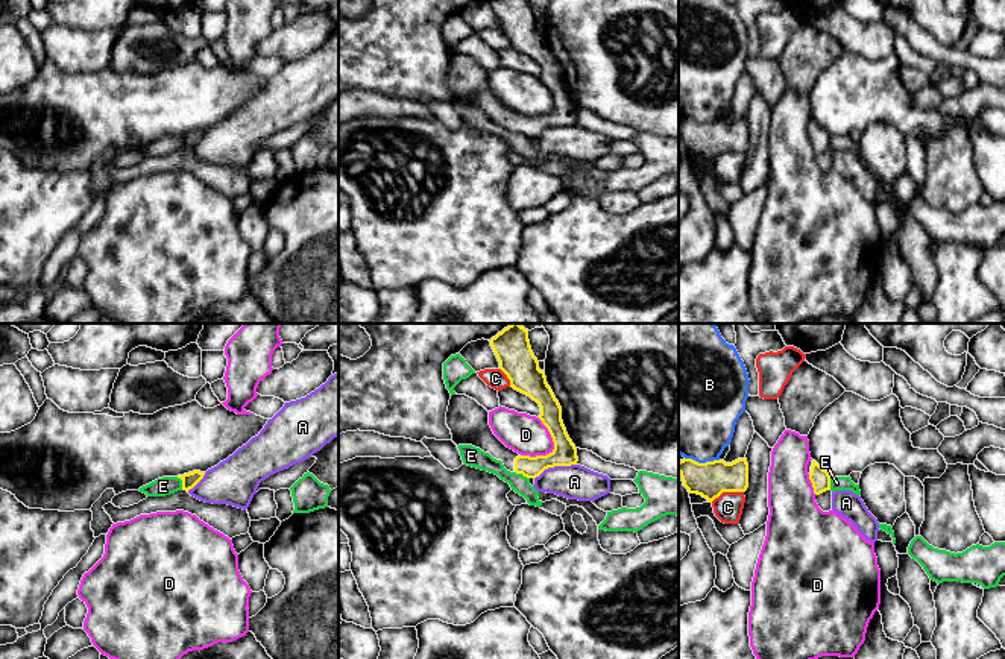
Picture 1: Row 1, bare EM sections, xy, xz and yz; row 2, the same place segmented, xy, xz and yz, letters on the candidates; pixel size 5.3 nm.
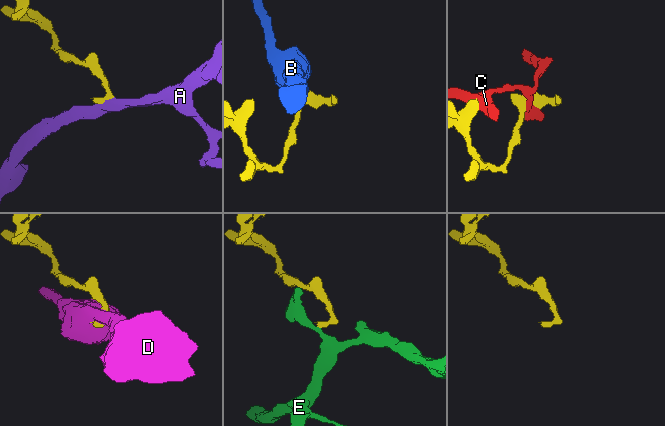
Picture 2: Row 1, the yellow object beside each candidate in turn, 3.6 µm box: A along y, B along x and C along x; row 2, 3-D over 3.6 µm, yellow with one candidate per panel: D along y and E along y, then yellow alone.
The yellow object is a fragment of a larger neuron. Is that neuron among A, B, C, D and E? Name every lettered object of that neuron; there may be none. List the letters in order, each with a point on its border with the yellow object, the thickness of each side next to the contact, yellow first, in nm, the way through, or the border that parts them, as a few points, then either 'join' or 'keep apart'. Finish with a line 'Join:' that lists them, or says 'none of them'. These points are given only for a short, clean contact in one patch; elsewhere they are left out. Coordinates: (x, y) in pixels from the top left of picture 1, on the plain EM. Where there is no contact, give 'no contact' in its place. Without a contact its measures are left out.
A: contact xz (554, 125); calibres 130 and 180 nm; border xz (576, 123), (545, 128), (535, 138); keep apart
B: contact yz (702, 123); calibres 190 and 420 nm; border yz (685, 117), (699, 122), (718, 120); keep apart
C: contact yz (726, 151); calibres 190 and 160 nm; keep apart
D: contact xz (553, 110); calibres 130 and 220 nm; border xz (538, 78), (547, 88), (553, 108), (545, 114), (521, 116); keep apart
E: contact xy (182, 143); calibres 80 and 100 nm; border xy (176, 137), (181, 140), (182, 149); keep apart
Join: none of them

